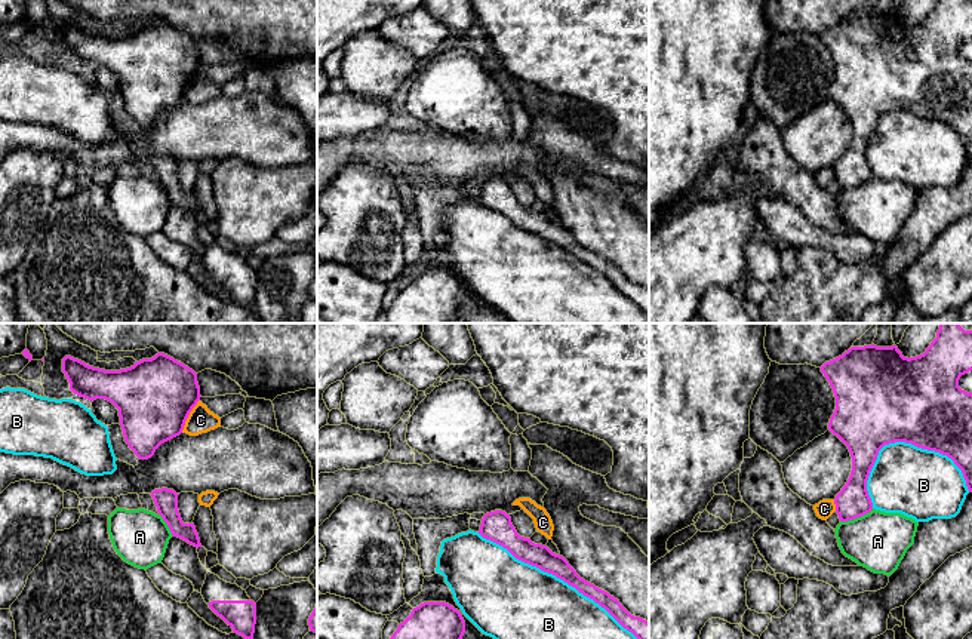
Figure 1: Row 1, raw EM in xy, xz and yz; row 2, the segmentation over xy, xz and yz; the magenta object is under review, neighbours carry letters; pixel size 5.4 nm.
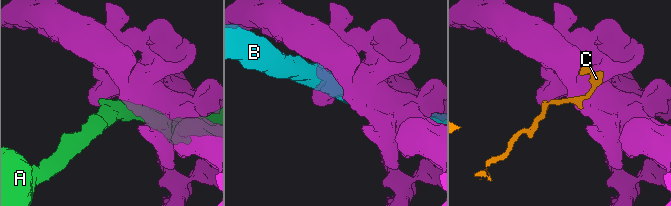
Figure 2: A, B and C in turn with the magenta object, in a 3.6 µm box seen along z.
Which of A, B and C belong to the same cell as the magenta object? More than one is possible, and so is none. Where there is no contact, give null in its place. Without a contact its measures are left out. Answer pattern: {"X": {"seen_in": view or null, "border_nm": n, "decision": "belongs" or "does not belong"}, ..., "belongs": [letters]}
{"A": {"seen_in": "yz", "border_nm": 200, "decision": "does not belong"}, "B": {"seen_in": "yz", "border_nm": 550, "decision": "does not belong"}, "C": {"seen_in": "xy", "border_nm": 200, "decision": "does not belong"}, "belongs": []}

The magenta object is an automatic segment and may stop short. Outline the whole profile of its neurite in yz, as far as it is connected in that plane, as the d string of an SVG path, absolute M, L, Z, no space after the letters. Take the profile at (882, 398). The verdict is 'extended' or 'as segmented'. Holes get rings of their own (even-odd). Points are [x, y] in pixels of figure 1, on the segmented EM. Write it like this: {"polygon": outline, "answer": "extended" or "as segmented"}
{"polygon": "M939 323L936 338L916 357L904 357L896 345L871 344L850 347L821 366L836 397L828 430L848 446L852 457L850 476L834 498L840 522L853 520L873 510L867 480L879 451L895 442L947 455L962 470L972 492L972 393L959 387L960 377L969 371L972 331L965 331L959 323Z", "answer": "as segmented"}

